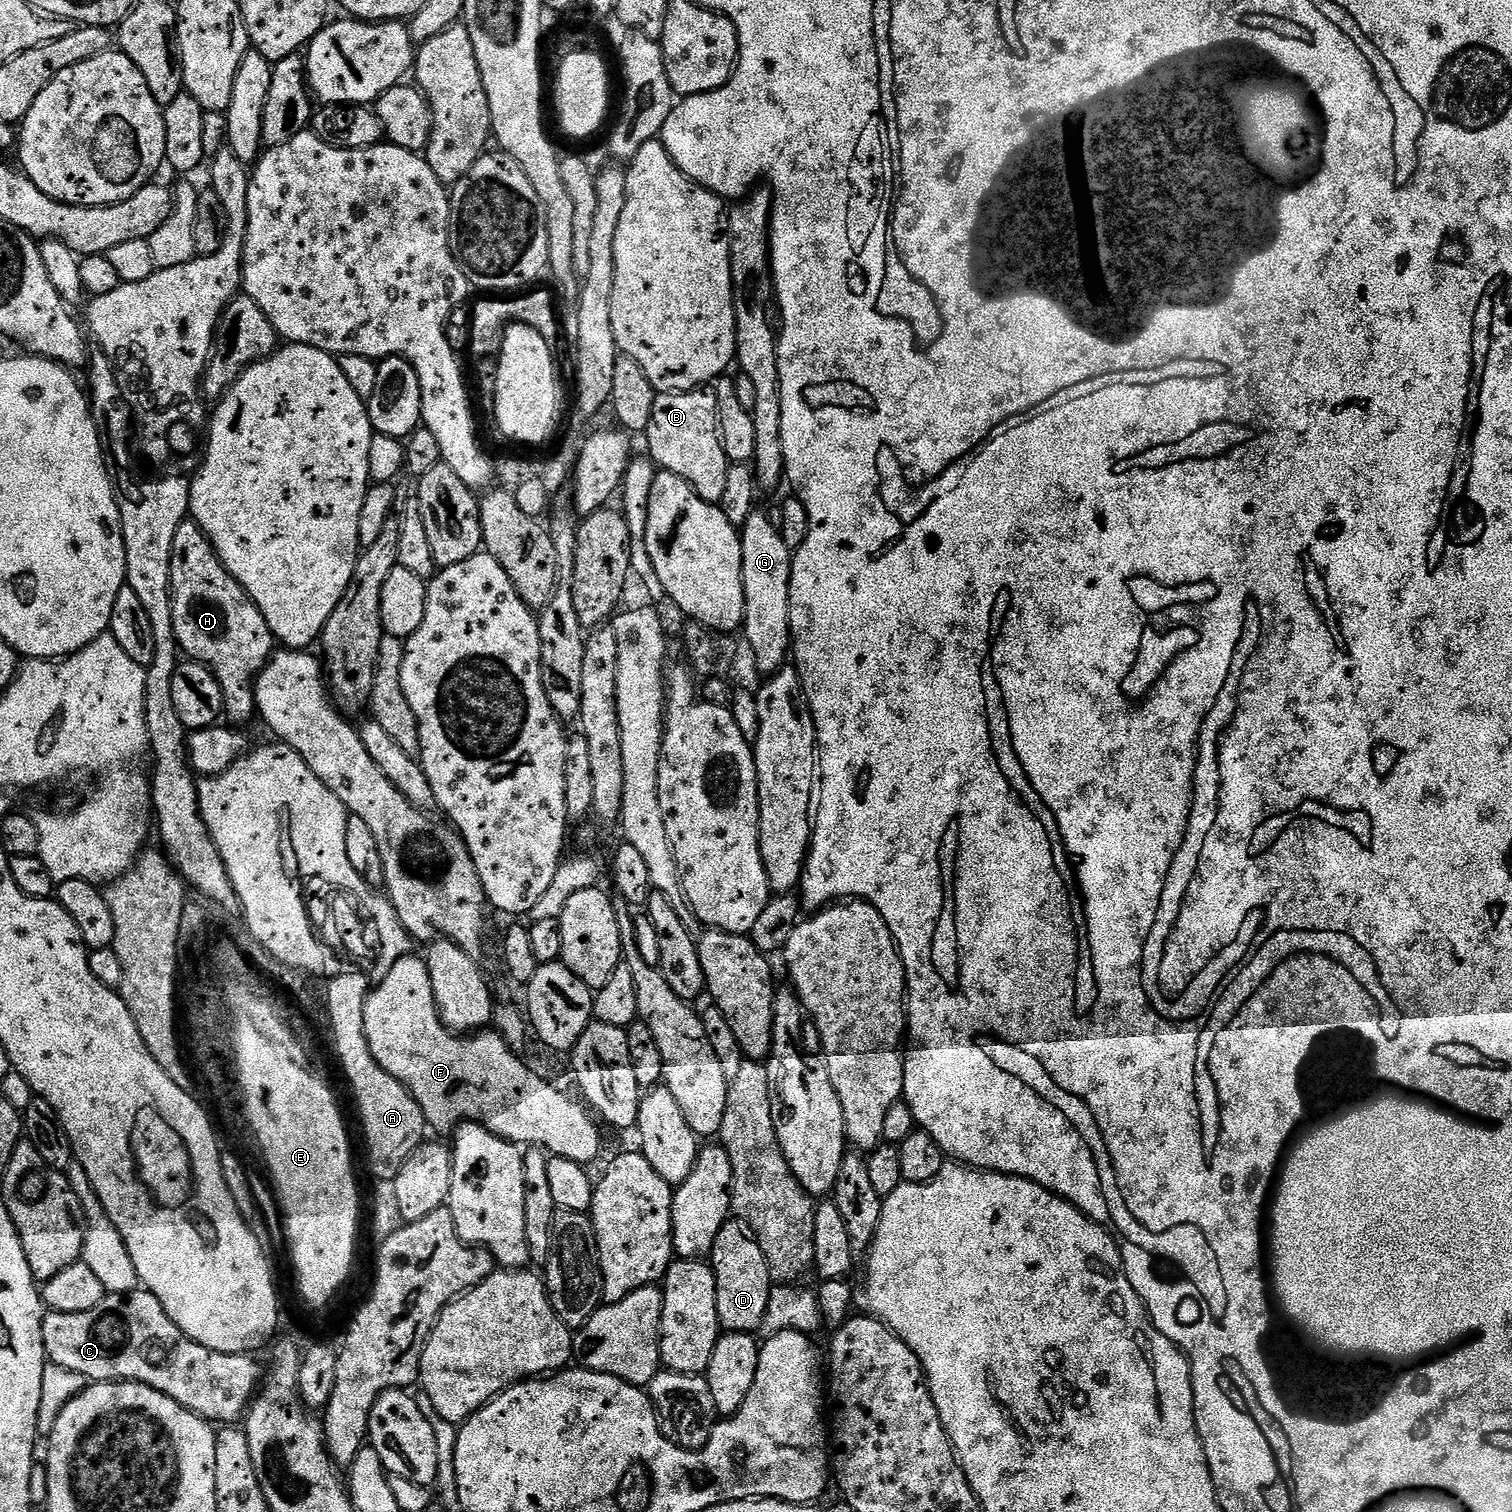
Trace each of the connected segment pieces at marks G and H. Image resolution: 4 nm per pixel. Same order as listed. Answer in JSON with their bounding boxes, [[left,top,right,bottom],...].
[[739,510,793,677],[170,518,278,726]]

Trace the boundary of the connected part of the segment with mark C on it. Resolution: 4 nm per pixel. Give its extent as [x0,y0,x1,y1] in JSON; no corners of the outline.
[42,1290,262,1426]

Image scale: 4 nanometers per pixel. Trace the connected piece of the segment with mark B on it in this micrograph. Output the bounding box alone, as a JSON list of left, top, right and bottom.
[646,387,729,504]

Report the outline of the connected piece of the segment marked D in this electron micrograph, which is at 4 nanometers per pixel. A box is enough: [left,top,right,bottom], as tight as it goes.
[710,1218,774,1333]

